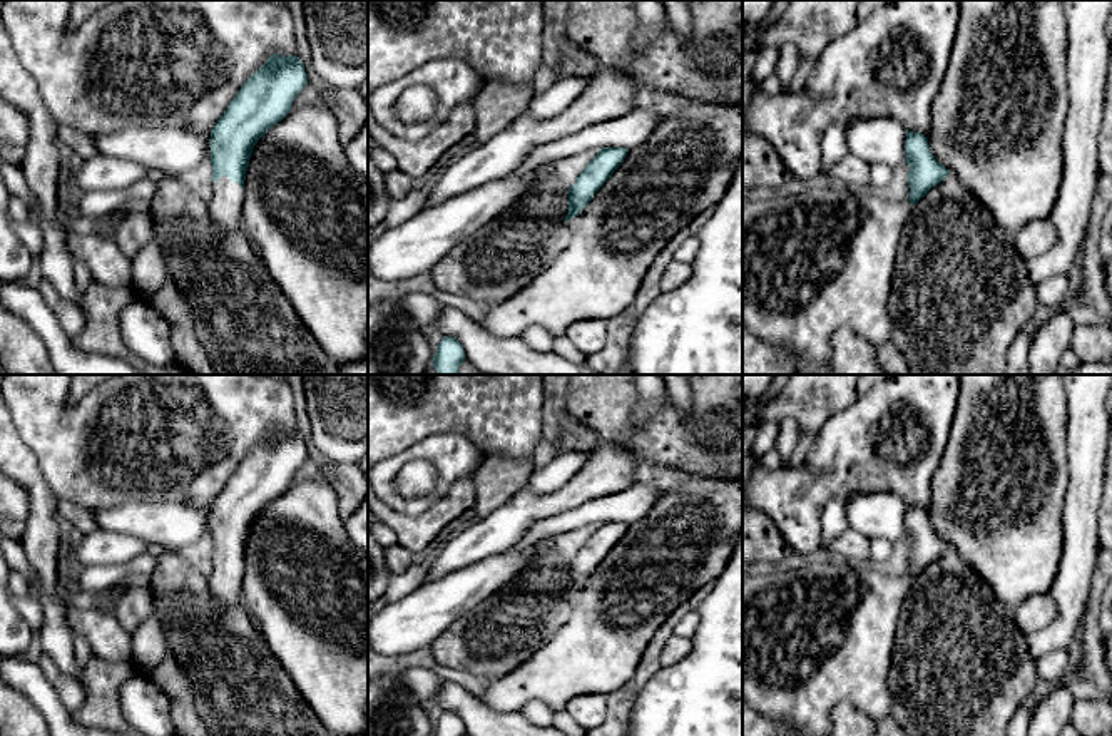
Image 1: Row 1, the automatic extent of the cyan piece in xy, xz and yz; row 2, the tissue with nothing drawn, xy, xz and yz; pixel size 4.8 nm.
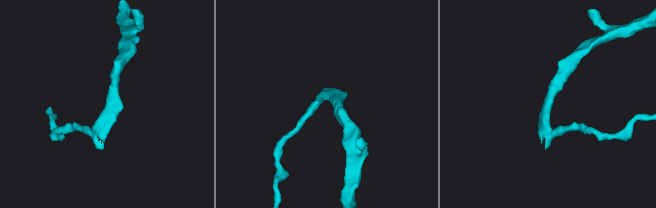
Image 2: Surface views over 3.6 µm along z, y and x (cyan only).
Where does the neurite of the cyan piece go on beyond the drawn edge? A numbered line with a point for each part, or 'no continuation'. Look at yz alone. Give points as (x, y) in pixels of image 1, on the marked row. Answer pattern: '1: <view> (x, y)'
1: yz (815, 258)

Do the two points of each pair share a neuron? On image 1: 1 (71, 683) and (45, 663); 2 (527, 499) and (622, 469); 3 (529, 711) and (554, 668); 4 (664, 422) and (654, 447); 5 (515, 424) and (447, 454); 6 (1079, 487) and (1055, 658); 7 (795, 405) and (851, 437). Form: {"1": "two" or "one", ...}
{"1": "one", "2": "one", "3": "two", "4": "one", "5": "two", "6": "two", "7": "two"}

